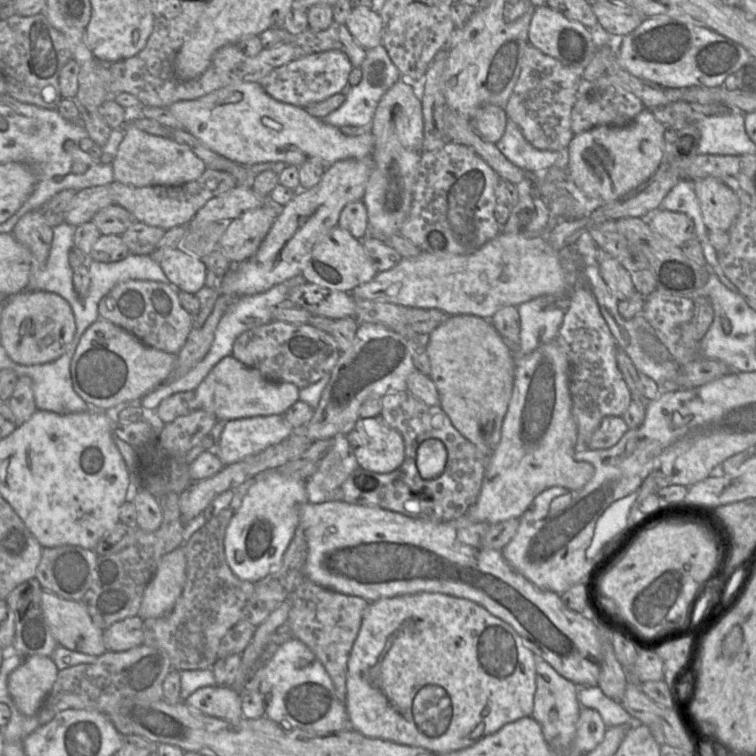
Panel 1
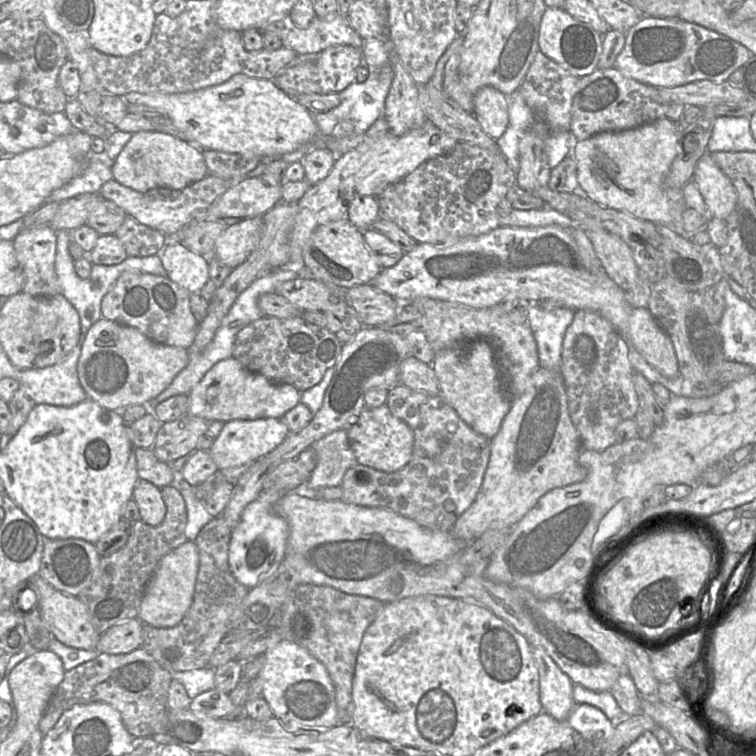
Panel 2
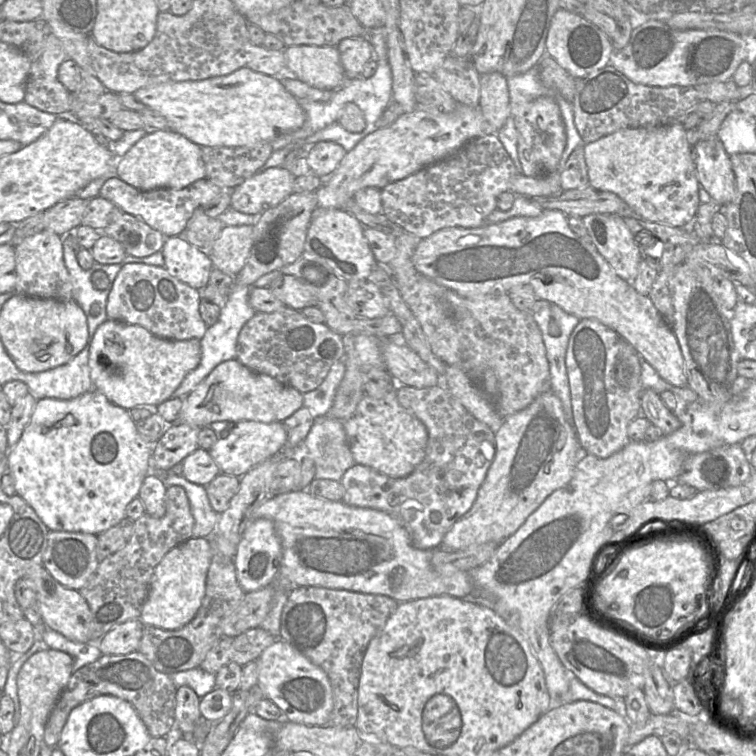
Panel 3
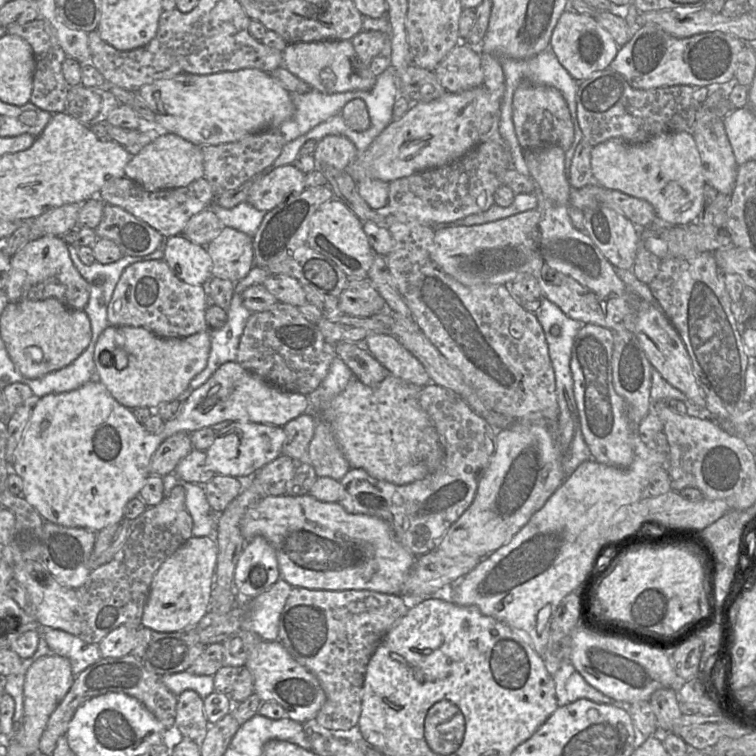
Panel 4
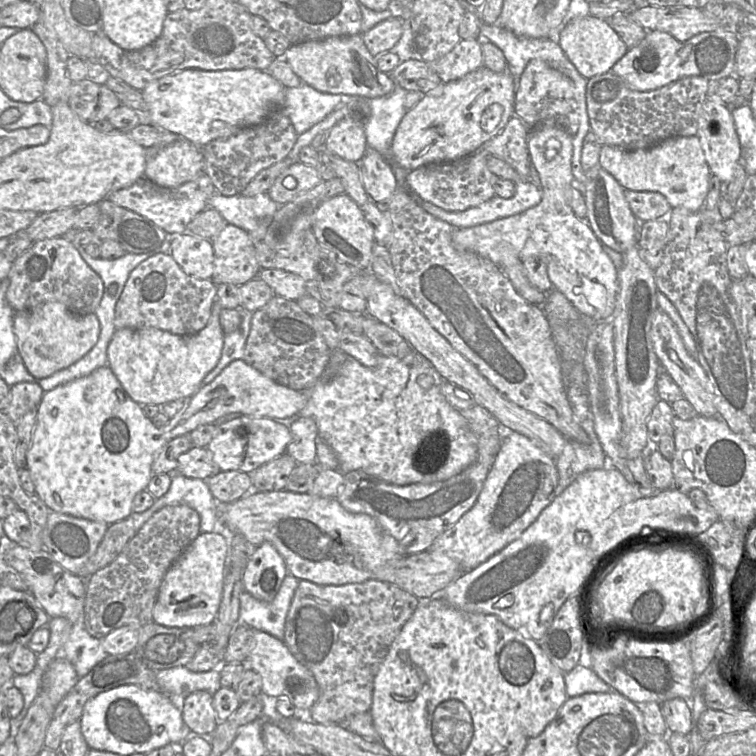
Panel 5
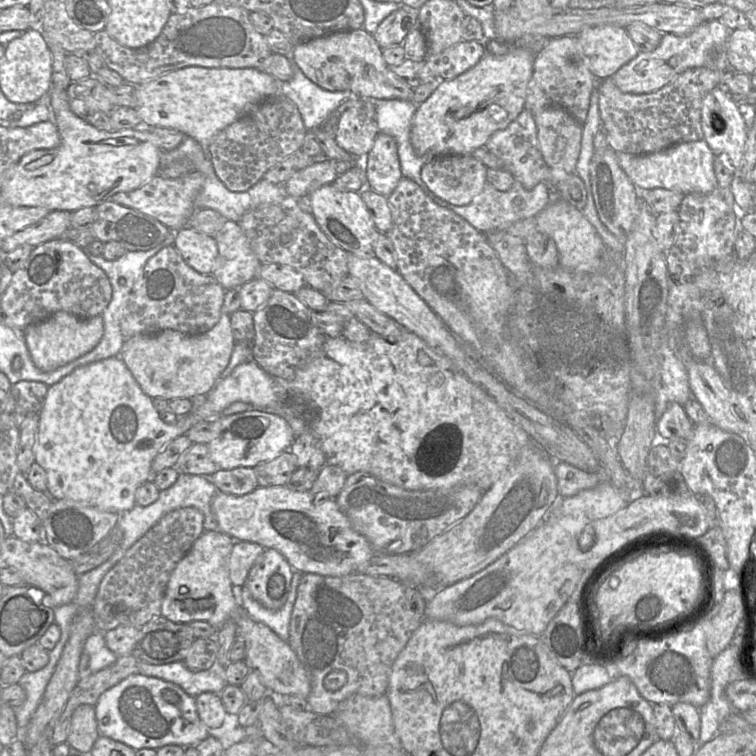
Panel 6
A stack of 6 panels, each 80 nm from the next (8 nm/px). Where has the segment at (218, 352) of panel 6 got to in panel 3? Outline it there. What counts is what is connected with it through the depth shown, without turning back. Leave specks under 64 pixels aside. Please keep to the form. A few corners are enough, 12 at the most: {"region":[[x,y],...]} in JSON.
{"region":[[107,319],[89,346],[93,388],[130,410],[172,398],[201,359]]}

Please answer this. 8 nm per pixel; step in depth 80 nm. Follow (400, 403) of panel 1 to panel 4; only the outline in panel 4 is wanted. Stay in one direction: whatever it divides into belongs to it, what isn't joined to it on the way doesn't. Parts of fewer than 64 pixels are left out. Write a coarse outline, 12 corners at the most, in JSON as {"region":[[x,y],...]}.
{"region":[[435,383],[419,403],[444,450],[397,485],[340,480],[349,513],[388,522],[416,557],[473,503],[499,432]]}

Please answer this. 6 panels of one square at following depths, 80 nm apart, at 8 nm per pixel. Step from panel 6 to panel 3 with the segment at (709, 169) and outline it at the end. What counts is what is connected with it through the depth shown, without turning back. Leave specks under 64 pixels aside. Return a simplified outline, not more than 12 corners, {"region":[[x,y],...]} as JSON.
{"region":[[681,123],[584,144],[589,185],[636,218],[691,225],[701,204]]}

